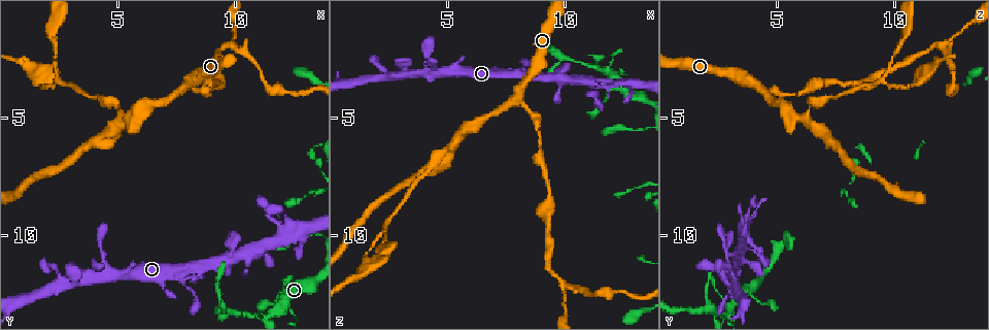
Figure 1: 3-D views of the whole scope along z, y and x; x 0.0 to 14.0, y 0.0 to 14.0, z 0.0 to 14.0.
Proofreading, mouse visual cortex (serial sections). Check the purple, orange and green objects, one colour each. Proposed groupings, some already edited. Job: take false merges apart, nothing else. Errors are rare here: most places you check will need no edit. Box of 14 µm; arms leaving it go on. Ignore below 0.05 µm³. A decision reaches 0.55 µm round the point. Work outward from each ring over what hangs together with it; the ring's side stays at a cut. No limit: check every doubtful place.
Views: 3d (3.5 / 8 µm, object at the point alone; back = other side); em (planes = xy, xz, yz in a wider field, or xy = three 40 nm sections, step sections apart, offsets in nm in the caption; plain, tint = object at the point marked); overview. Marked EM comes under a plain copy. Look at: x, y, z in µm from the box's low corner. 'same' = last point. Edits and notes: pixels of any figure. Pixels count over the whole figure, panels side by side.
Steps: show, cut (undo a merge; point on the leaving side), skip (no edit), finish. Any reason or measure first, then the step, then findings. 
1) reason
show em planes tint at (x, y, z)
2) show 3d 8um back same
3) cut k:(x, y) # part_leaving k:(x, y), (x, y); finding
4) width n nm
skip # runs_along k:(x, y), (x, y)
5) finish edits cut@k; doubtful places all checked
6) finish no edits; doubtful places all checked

small branch off a trunk
show 3d 3.5um at (12.3, 13.1, 3.2)

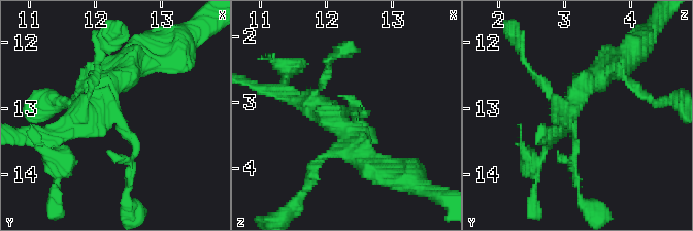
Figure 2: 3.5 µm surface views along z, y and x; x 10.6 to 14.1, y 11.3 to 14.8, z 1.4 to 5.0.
show em planes tint at (12.30, 13.10, 3.15)

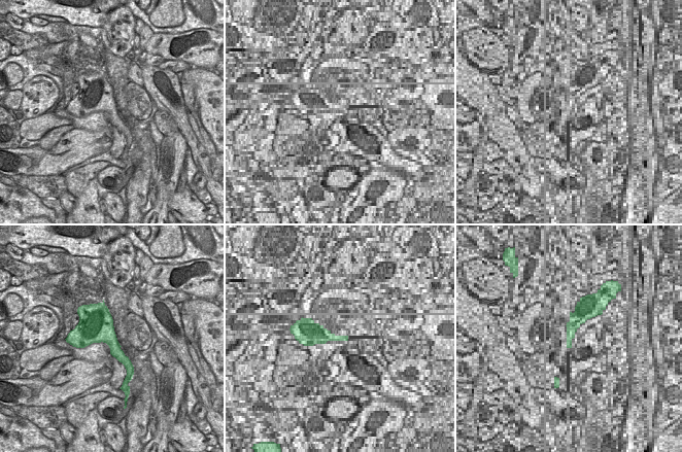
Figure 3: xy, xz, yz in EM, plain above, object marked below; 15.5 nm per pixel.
cut it another way
show em xy step 5 tint same

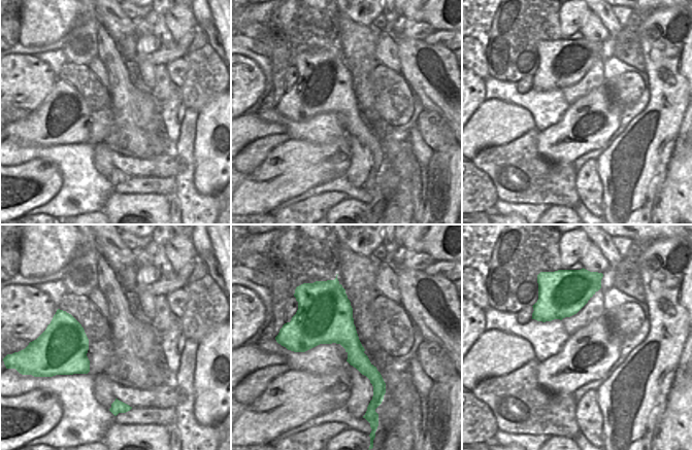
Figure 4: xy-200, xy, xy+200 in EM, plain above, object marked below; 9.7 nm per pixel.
skip # runs_along 2:(602, 72), (581, 89), (575, 152), (560, 158); one cell here

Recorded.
three-way junction
show 3d 8um at (11.6, 13.4, 2.8)

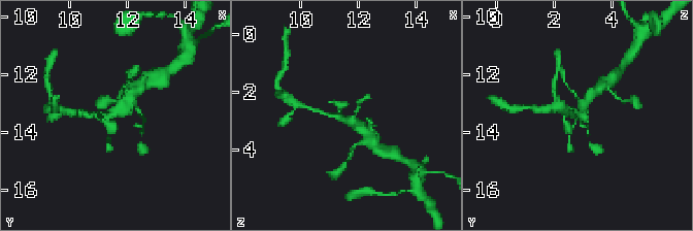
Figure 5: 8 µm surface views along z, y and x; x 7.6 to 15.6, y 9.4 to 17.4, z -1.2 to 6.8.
show 3d 3.5um at (11.6, 13.4, 2.9)

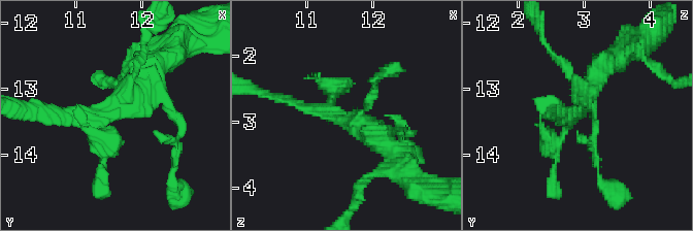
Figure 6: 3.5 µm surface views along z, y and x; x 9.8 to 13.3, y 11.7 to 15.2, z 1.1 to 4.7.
show em xy step 3 tint at (11.55, 13.35, 2.90)

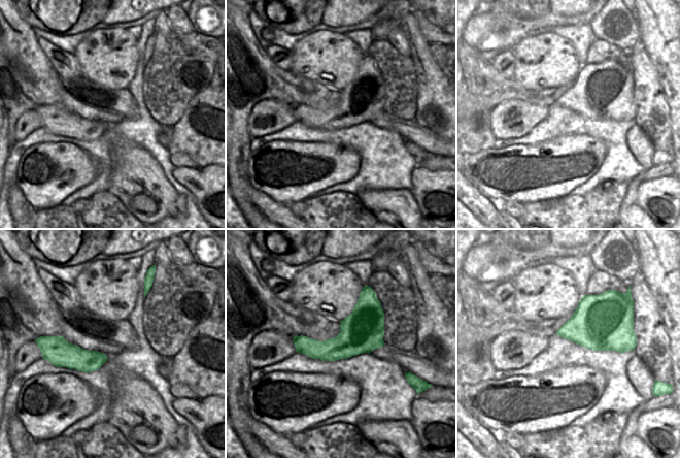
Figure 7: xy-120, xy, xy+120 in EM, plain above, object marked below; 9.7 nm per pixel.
skip # runs_along 6:(153, 62), (105, 120), (52, 112); one cell here

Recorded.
three-way junction
show 3d 8um at (9.9, 1.9, 11.9)

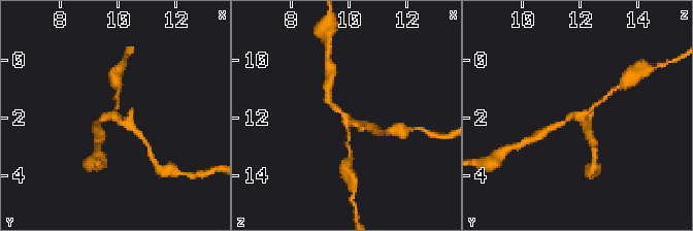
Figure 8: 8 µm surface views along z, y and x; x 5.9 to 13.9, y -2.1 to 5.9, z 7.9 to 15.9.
arms 3; arm_widths 150, 200, 250 nm; need the tissue
show em planes tint at (9.9, 2.0, 11.8)

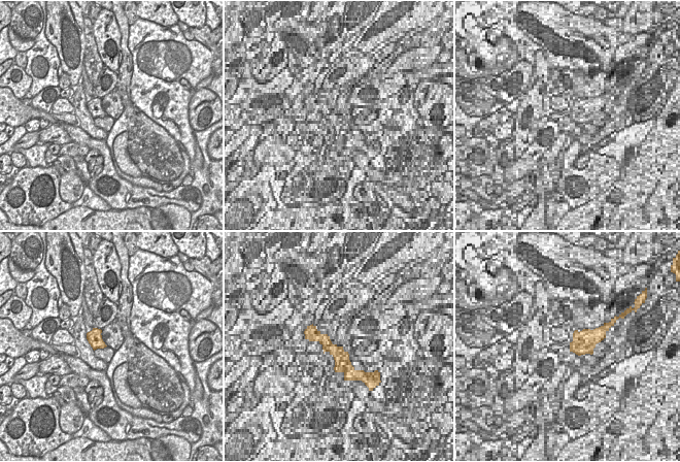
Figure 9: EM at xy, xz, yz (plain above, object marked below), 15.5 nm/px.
skip # runs_along 8:(327, 94), (348, 119), (367, 126); continuous, no second cell

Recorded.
side arm on a straight run
show 3d 3.5um at (2.4, 3.5, 9.5)

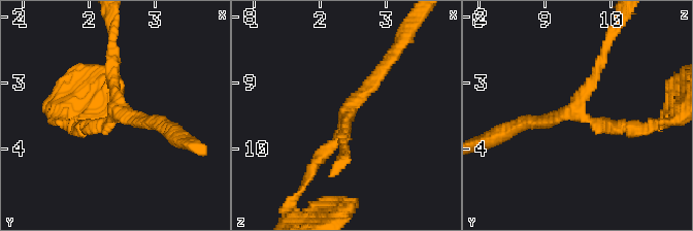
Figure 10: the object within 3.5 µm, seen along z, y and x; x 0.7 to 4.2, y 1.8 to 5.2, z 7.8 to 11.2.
arm_widths 150, 200, 200 nm
skip # runs_along 10:(389, 60), (316, 163); all the same cell

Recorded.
three arms meet
show em planes tint at (2.3, 1.1, 10.5)

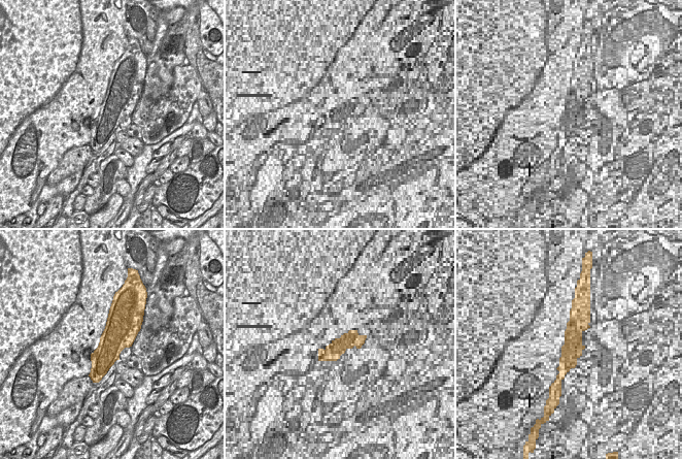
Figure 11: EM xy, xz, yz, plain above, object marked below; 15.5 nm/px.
see where the arms go
show 3d 3.5um same

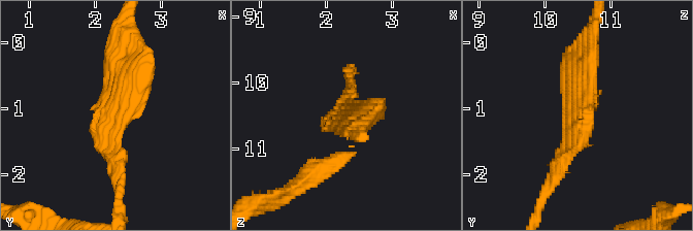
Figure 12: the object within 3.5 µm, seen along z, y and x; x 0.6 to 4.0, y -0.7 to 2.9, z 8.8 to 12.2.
skip # one cell here

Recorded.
finish no edits; doubtful places all checked

